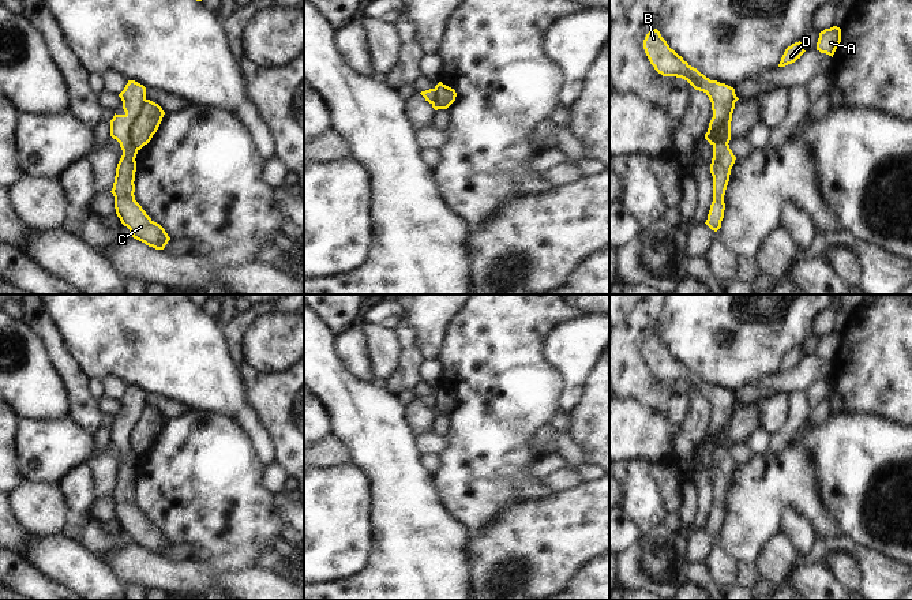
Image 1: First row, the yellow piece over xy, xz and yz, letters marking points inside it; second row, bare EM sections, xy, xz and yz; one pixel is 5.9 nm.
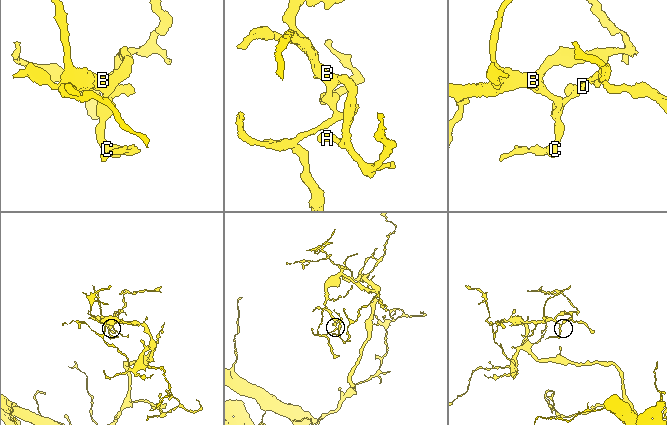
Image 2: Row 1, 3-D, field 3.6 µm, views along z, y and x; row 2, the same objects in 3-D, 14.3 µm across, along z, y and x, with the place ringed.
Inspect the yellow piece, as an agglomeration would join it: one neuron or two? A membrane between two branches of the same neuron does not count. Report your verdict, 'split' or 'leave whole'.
split

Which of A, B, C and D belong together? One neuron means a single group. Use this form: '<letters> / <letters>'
A B C / D

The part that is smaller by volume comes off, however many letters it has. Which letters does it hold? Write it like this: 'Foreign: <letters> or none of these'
Foreign: D

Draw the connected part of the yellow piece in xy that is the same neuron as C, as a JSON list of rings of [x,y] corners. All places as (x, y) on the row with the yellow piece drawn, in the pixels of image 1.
[[[128,80],[119,94],[123,101],[124,115],[116,115],[110,120],[110,136],[120,143],[123,155],[116,168],[112,194],[115,196],[116,214],[127,226],[134,239],[155,250],[164,250],[170,237],[165,229],[154,222],[142,206],[135,200],[135,172],[138,150],[130,142],[130,125],[146,101],[146,87],[135,80]]]

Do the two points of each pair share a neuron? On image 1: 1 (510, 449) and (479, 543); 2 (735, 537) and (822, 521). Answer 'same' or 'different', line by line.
1: different
2: same

